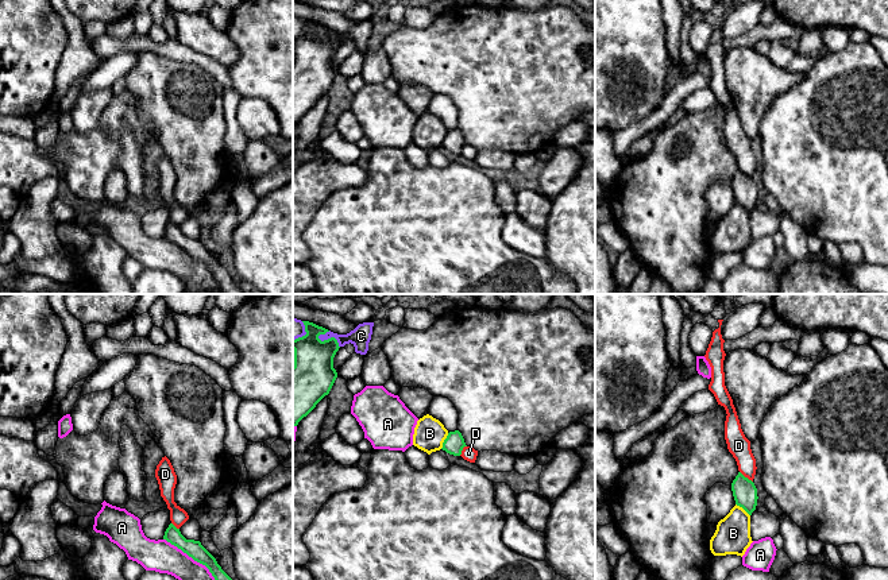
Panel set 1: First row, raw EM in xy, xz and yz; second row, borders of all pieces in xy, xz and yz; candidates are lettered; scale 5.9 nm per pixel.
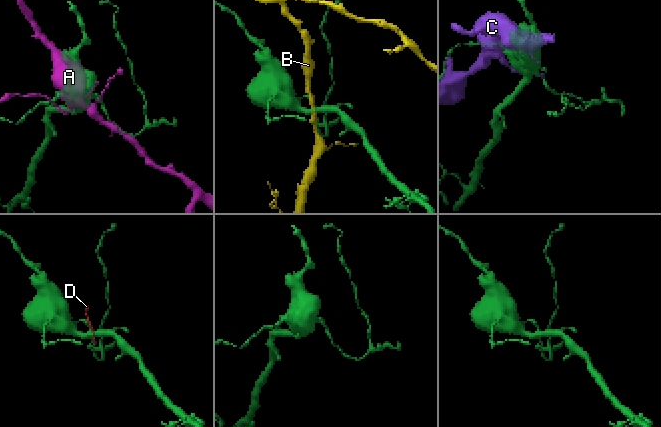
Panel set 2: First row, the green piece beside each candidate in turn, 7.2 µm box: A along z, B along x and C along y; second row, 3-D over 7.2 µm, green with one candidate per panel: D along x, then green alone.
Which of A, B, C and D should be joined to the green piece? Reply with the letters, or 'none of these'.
none of these

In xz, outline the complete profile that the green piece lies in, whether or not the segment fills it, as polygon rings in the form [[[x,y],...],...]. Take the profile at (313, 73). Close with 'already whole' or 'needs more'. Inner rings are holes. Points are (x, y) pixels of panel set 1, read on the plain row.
[[[302,19],[306,32],[293,38],[294,63],[293,63],[293,124],[306,115],[316,103],[329,92],[337,70],[333,66],[333,55],[339,49],[339,40],[335,35],[321,39],[320,32],[329,30],[309,19]]] | already whole

